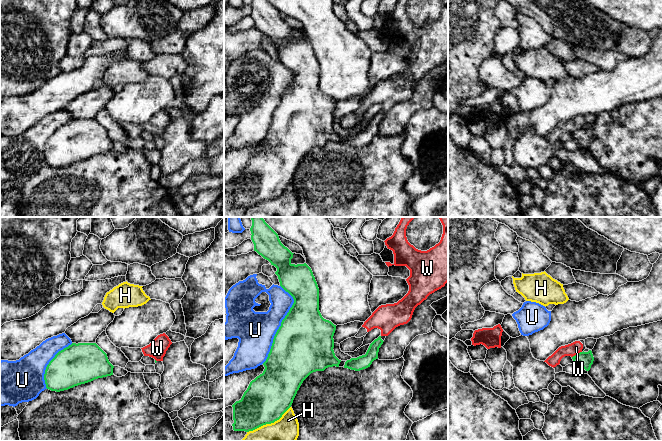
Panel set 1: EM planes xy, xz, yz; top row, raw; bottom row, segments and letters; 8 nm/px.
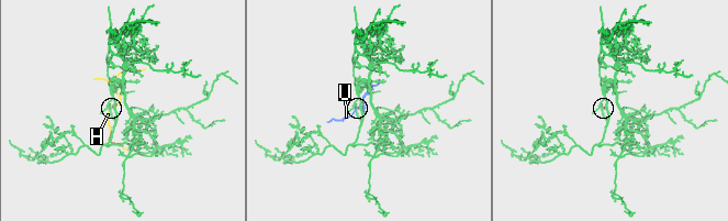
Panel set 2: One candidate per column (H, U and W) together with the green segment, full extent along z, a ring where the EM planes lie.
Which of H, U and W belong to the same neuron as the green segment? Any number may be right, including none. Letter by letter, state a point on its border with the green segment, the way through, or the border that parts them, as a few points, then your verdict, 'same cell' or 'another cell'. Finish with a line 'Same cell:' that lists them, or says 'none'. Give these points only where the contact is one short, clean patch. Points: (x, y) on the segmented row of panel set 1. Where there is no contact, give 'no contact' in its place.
H: xz (269, 423) | another cell
U: xz (281, 324) | another cell
W: yz (576, 354) | along yz (581, 351), (572, 357) | another cell
Same cell: none

